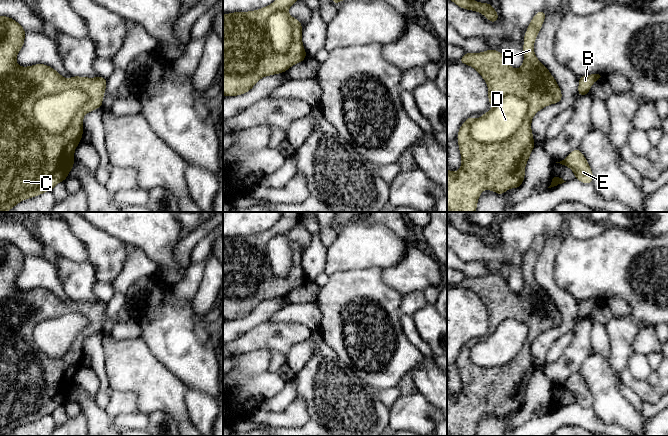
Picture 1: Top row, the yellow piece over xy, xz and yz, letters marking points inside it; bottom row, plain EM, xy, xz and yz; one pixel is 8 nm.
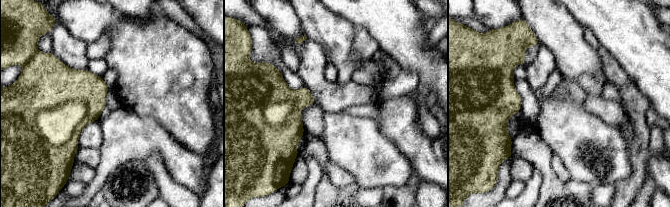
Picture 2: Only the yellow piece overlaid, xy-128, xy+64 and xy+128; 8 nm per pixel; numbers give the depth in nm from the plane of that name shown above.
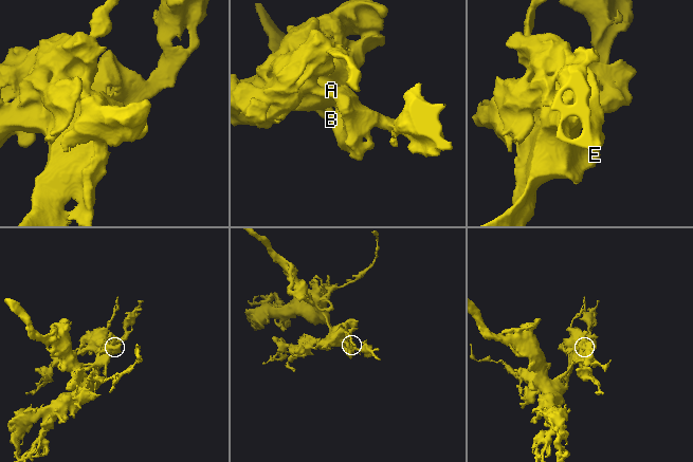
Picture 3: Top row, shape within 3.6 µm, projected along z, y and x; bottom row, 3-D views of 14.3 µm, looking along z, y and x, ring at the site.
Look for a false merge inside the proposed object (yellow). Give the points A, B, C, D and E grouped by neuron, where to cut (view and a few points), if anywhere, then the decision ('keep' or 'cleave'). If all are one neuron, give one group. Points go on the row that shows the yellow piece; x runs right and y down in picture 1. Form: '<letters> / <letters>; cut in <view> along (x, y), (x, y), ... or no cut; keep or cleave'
A B C E / D; cut in xy along (88, 95), (66, 89), (42, 96), (33, 106), (33, 118); cleave

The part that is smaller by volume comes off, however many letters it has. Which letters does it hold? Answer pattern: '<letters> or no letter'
D

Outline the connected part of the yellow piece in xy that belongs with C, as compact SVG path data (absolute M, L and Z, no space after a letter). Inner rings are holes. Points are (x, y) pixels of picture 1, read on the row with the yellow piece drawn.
M0 16L0 212L7 212L15 207L19 202L43 194L47 191L52 191L56 184L65 181L69 172L71 171L75 162L74 151L77 145L81 142L83 135L83 116L97 108L102 108L102 101L106 89L107 79L97 76L95 78L72 76L66 79L61 76L55 69L45 64L35 64L29 67L21 67L16 63L16 56L24 45L25 39L24 28L15 20L8 16ZM68 89L80 89L88 95L88 101L83 108L81 108L72 118L68 128L62 134L51 134L47 132L38 122L35 121L33 116L33 106L37 100L49 95L59 94Z

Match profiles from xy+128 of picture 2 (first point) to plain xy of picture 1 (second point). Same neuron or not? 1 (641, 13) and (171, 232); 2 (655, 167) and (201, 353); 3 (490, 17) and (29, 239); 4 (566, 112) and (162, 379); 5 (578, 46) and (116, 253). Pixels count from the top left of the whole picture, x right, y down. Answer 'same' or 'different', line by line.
1: same
2: same
3: different
4: same
5: same

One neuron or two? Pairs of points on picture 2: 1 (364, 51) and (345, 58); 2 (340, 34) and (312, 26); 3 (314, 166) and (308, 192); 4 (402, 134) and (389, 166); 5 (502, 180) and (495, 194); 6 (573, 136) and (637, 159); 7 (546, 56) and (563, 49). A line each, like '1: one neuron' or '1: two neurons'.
1: two neurons
2: one neuron
3: one neuron
4: two neurons
5: one neuron
6: two neurons
7: two neurons

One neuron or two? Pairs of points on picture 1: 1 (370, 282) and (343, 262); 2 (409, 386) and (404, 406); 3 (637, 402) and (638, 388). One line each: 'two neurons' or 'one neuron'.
1: two neurons
2: two neurons
3: two neurons

